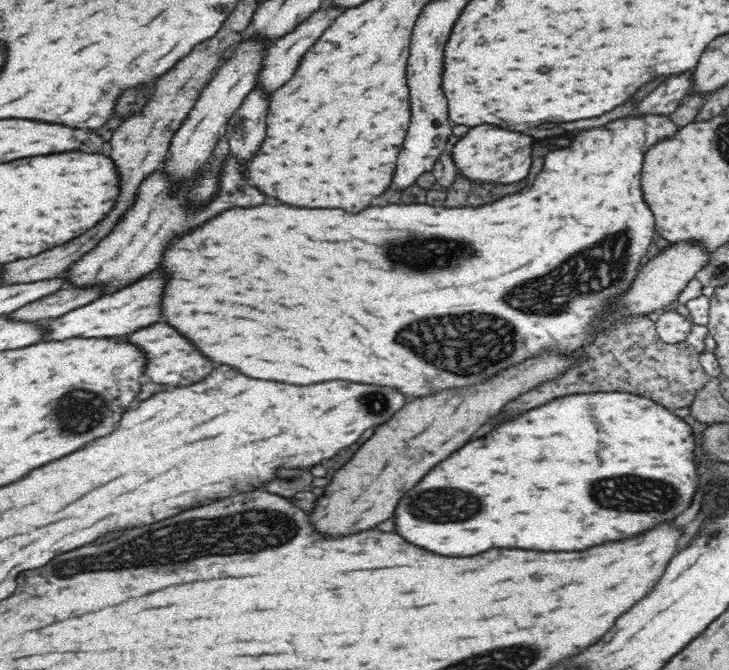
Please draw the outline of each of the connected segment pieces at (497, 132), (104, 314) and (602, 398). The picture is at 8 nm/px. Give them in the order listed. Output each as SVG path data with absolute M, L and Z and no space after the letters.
M476 126L458 142L449 146L458 172L479 184L512 184L528 176L532 166L532 138L522 132L510 132L498 126Z
M158 272L148 274L146 278L138 280L136 284L118 290L114 294L102 294L100 298L71 310L58 318L45 319L40 323L47 328L47 333L41 342L52 340L66 340L66 338L110 338L110 336L126 336L144 326L164 322L160 318L160 296L164 292L164 280Z
M624 391L608 392L608 394L572 394L566 398L556 398L544 406L528 410L514 420L500 424L498 428L490 430L484 438L468 442L460 450L456 450L450 458L440 462L434 470L430 470L418 486L408 490L408 494L398 502L394 512L396 532L406 538L410 544L418 548L442 554L442 556L474 556L486 552L488 548L528 548L528 550L556 550L556 552L570 552L570 550L586 550L606 540L624 540L642 534L644 530L660 524L662 520L672 520L682 514L696 494L698 476L694 464L694 434L692 428L678 416L672 416L664 406Z

